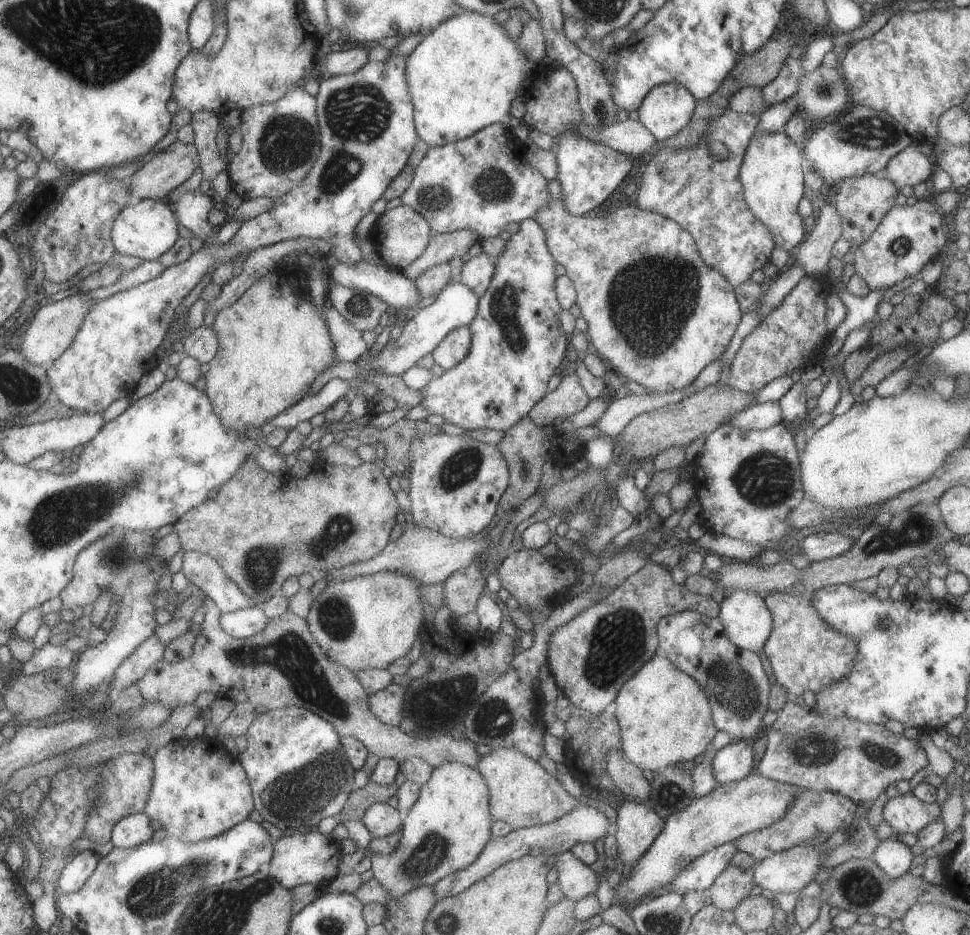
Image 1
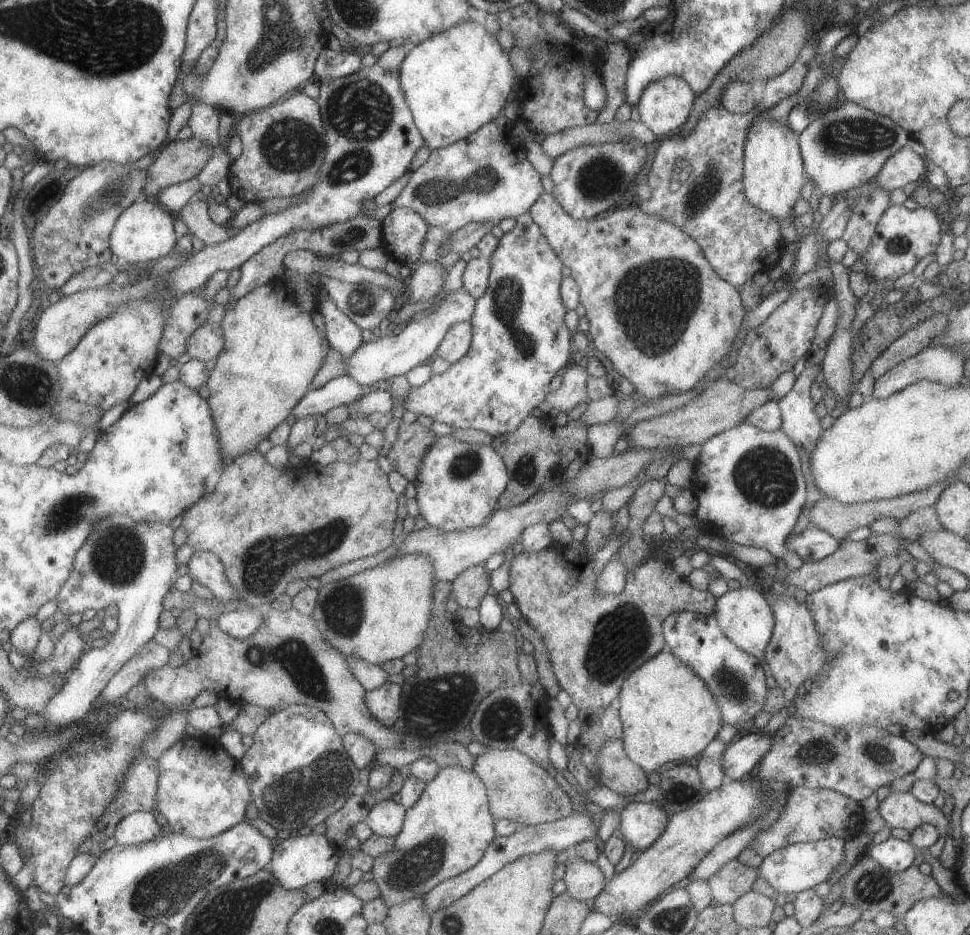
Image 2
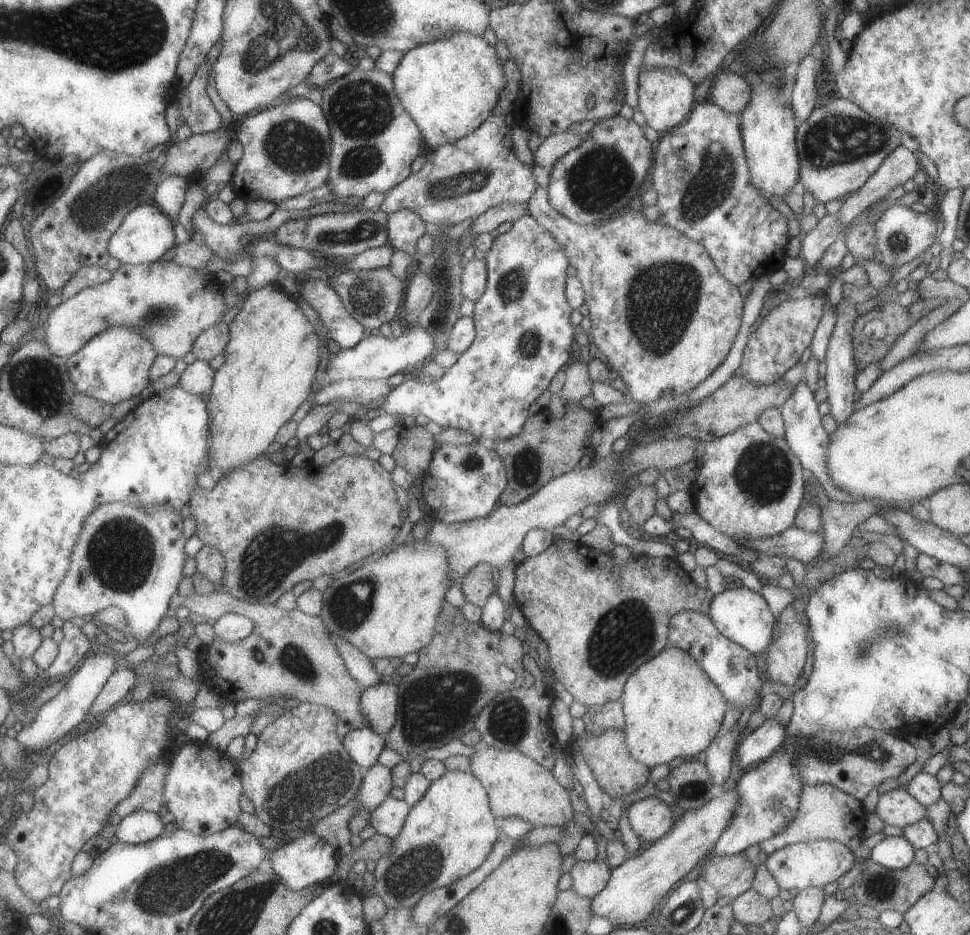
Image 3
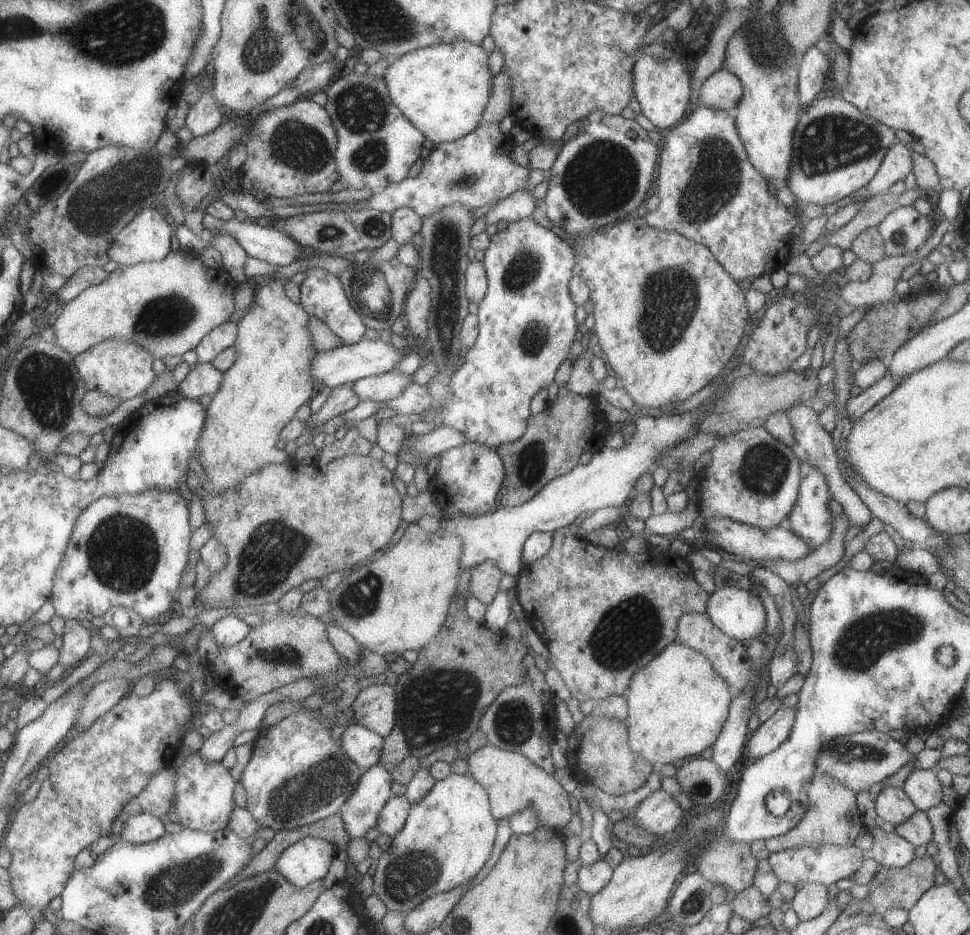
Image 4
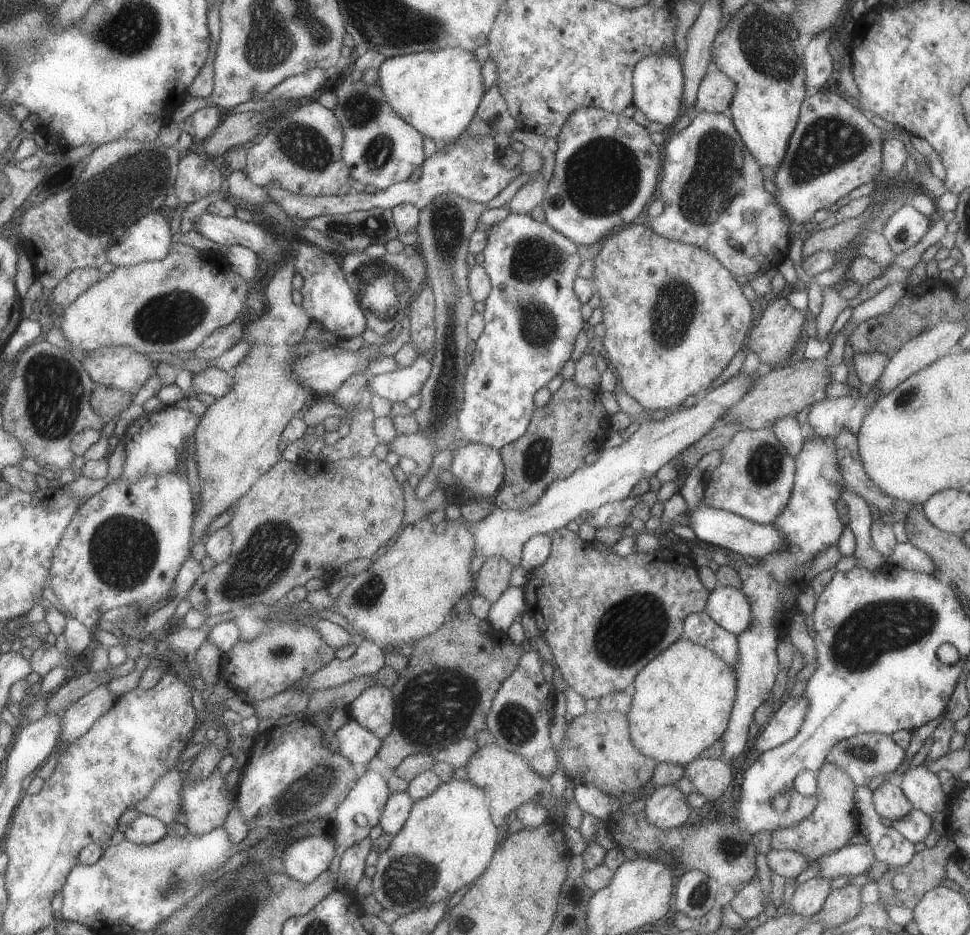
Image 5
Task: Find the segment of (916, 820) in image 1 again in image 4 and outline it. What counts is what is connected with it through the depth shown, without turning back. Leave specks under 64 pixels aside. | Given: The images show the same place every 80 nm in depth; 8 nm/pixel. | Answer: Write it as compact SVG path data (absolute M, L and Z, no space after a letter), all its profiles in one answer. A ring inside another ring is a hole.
M883 787L874 800L874 810L879 822L889 822L893 826L905 823L916 811L912 800L898 787Z

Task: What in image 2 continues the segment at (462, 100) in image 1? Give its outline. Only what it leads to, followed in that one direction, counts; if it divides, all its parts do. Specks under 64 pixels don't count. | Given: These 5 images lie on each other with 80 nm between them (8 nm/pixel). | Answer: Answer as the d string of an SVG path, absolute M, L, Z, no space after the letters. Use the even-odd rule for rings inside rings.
M465 21L445 32L437 33L416 44L405 55L398 68L398 81L412 119L424 140L424 146L438 149L475 132L482 124L501 114L506 96L515 88L515 78L508 53L501 50L495 35L489 35L481 24Z

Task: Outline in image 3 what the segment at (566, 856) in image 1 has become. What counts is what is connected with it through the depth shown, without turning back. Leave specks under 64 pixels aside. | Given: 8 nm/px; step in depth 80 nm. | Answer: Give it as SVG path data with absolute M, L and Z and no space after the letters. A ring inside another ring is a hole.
M576 861L569 874L577 895L591 899L610 880L611 867L606 861Z

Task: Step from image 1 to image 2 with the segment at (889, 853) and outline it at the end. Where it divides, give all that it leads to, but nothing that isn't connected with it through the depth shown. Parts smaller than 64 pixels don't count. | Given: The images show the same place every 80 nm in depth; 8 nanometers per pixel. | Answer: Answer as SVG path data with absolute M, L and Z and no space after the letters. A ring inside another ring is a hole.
M888 837L885 841L873 845L867 855L877 864L891 872L901 872L911 866L917 852L909 841Z

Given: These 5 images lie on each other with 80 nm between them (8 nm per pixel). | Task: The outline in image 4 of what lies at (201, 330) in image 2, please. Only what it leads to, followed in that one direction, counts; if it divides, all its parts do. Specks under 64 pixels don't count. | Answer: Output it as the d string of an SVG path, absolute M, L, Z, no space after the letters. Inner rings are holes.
M228 320L212 328L194 348L199 362L212 361L219 352L233 345L238 333L237 329L236 323Z

